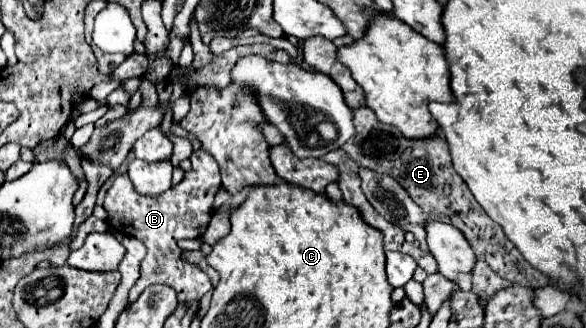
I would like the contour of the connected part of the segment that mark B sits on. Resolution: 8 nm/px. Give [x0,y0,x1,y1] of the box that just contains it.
[103,151,221,303]

